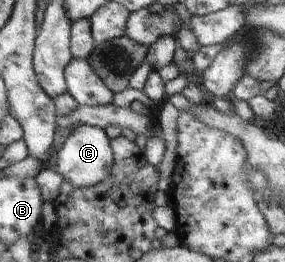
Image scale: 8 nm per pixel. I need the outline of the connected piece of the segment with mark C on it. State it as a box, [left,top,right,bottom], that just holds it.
[57,124,115,188]

